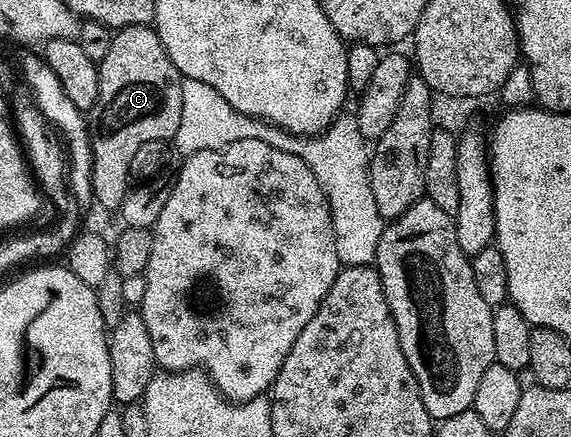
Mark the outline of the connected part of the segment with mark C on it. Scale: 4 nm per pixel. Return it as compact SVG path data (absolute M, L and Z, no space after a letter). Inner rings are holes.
M133 25L117 30L111 39L111 46L102 61L98 62L100 91L94 106L88 110L88 128L92 147L92 191L95 202L106 209L121 210L126 190L131 184L130 169L135 168L134 156L144 143L169 142L180 127L180 107L184 107L182 72L172 63L158 30L150 25Z

